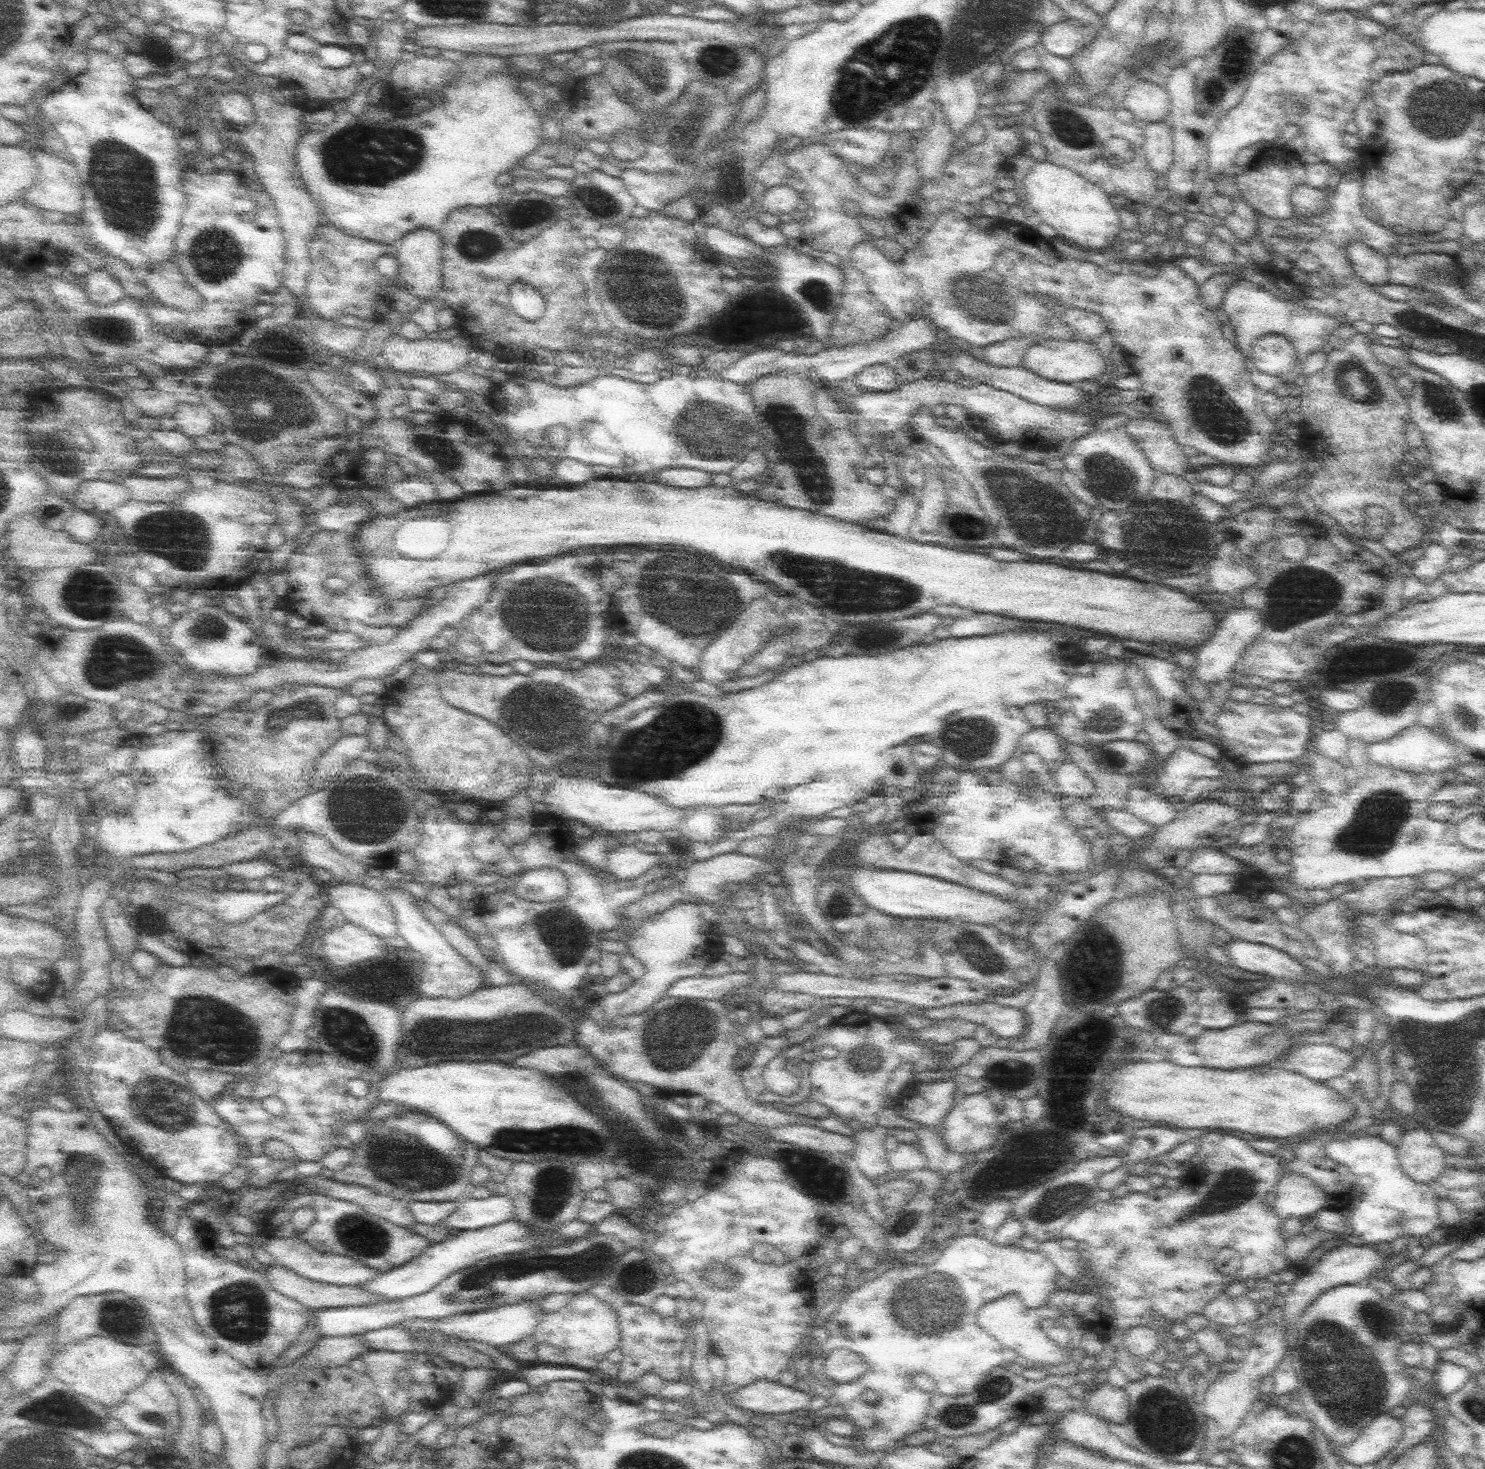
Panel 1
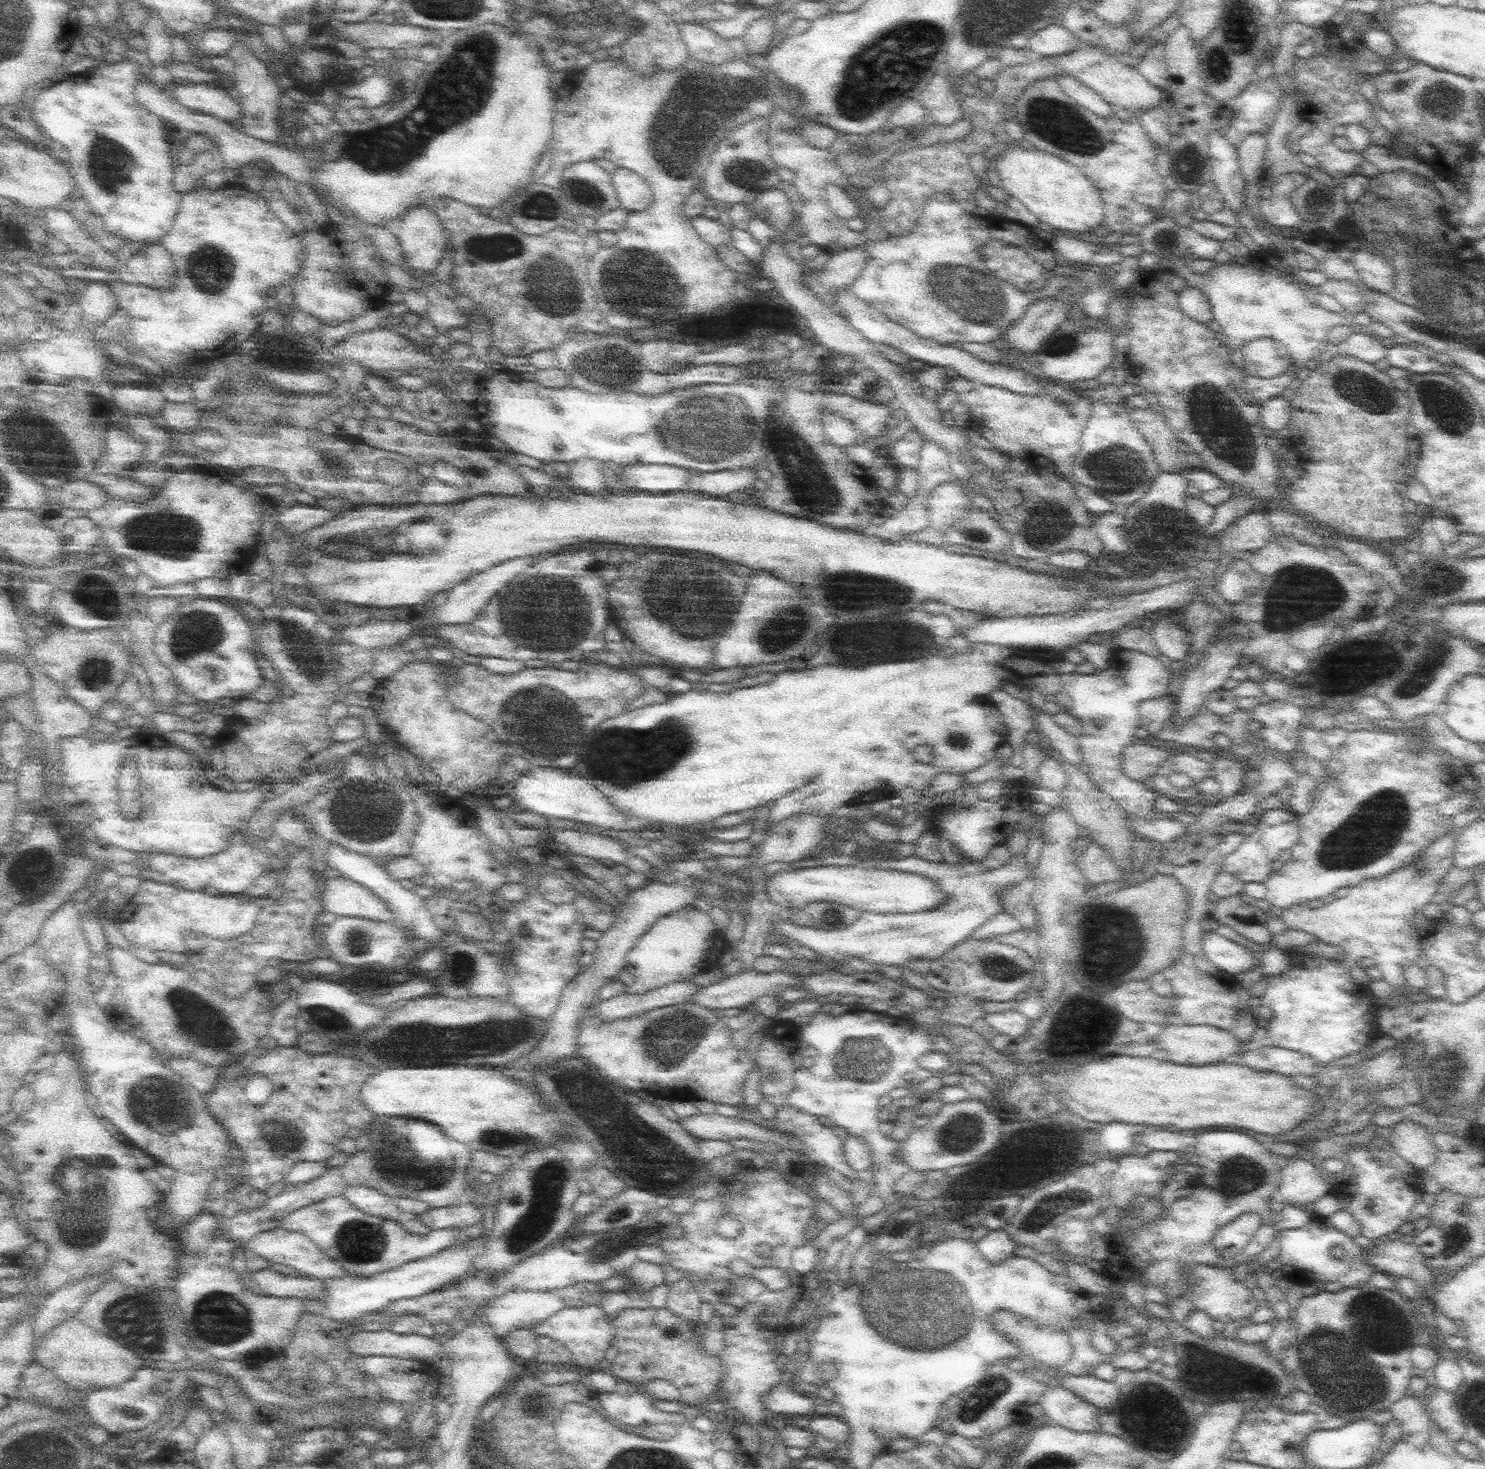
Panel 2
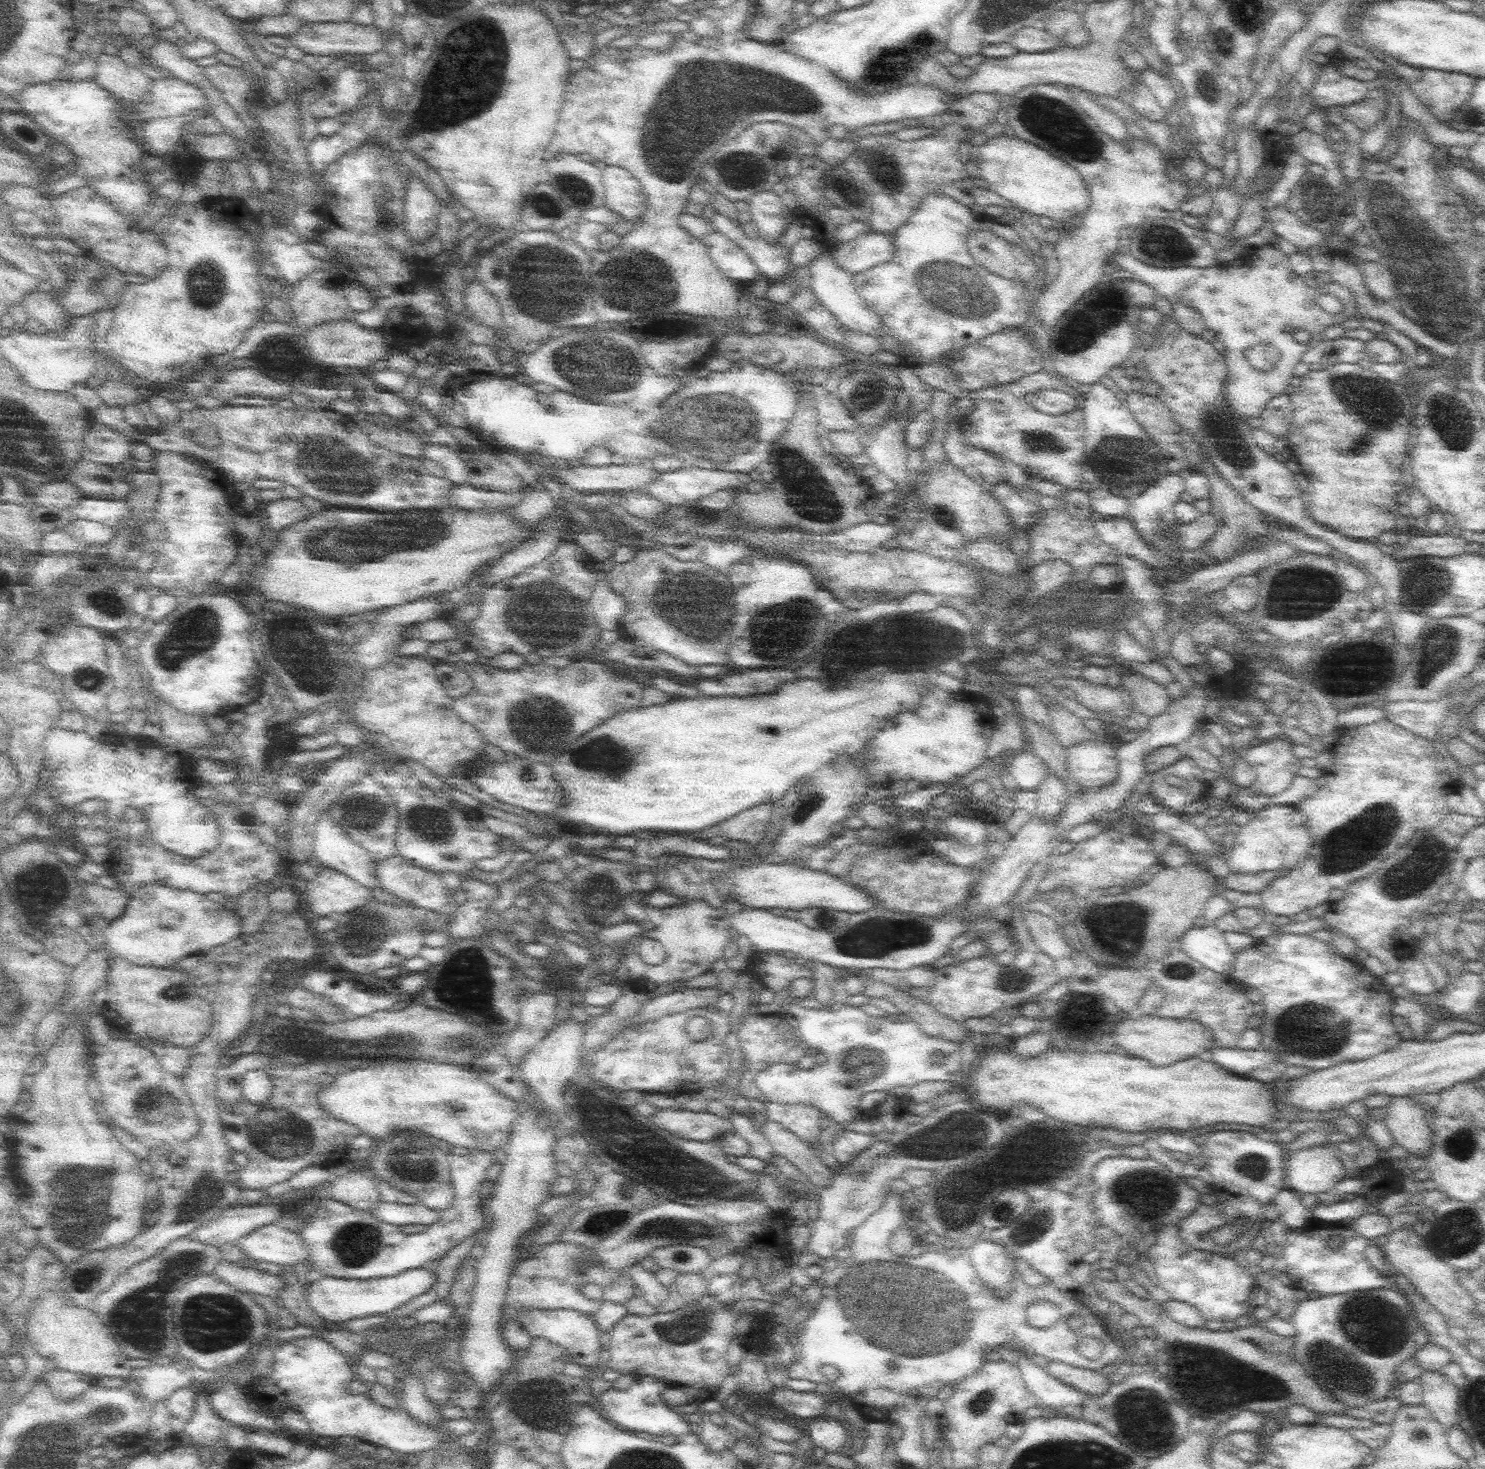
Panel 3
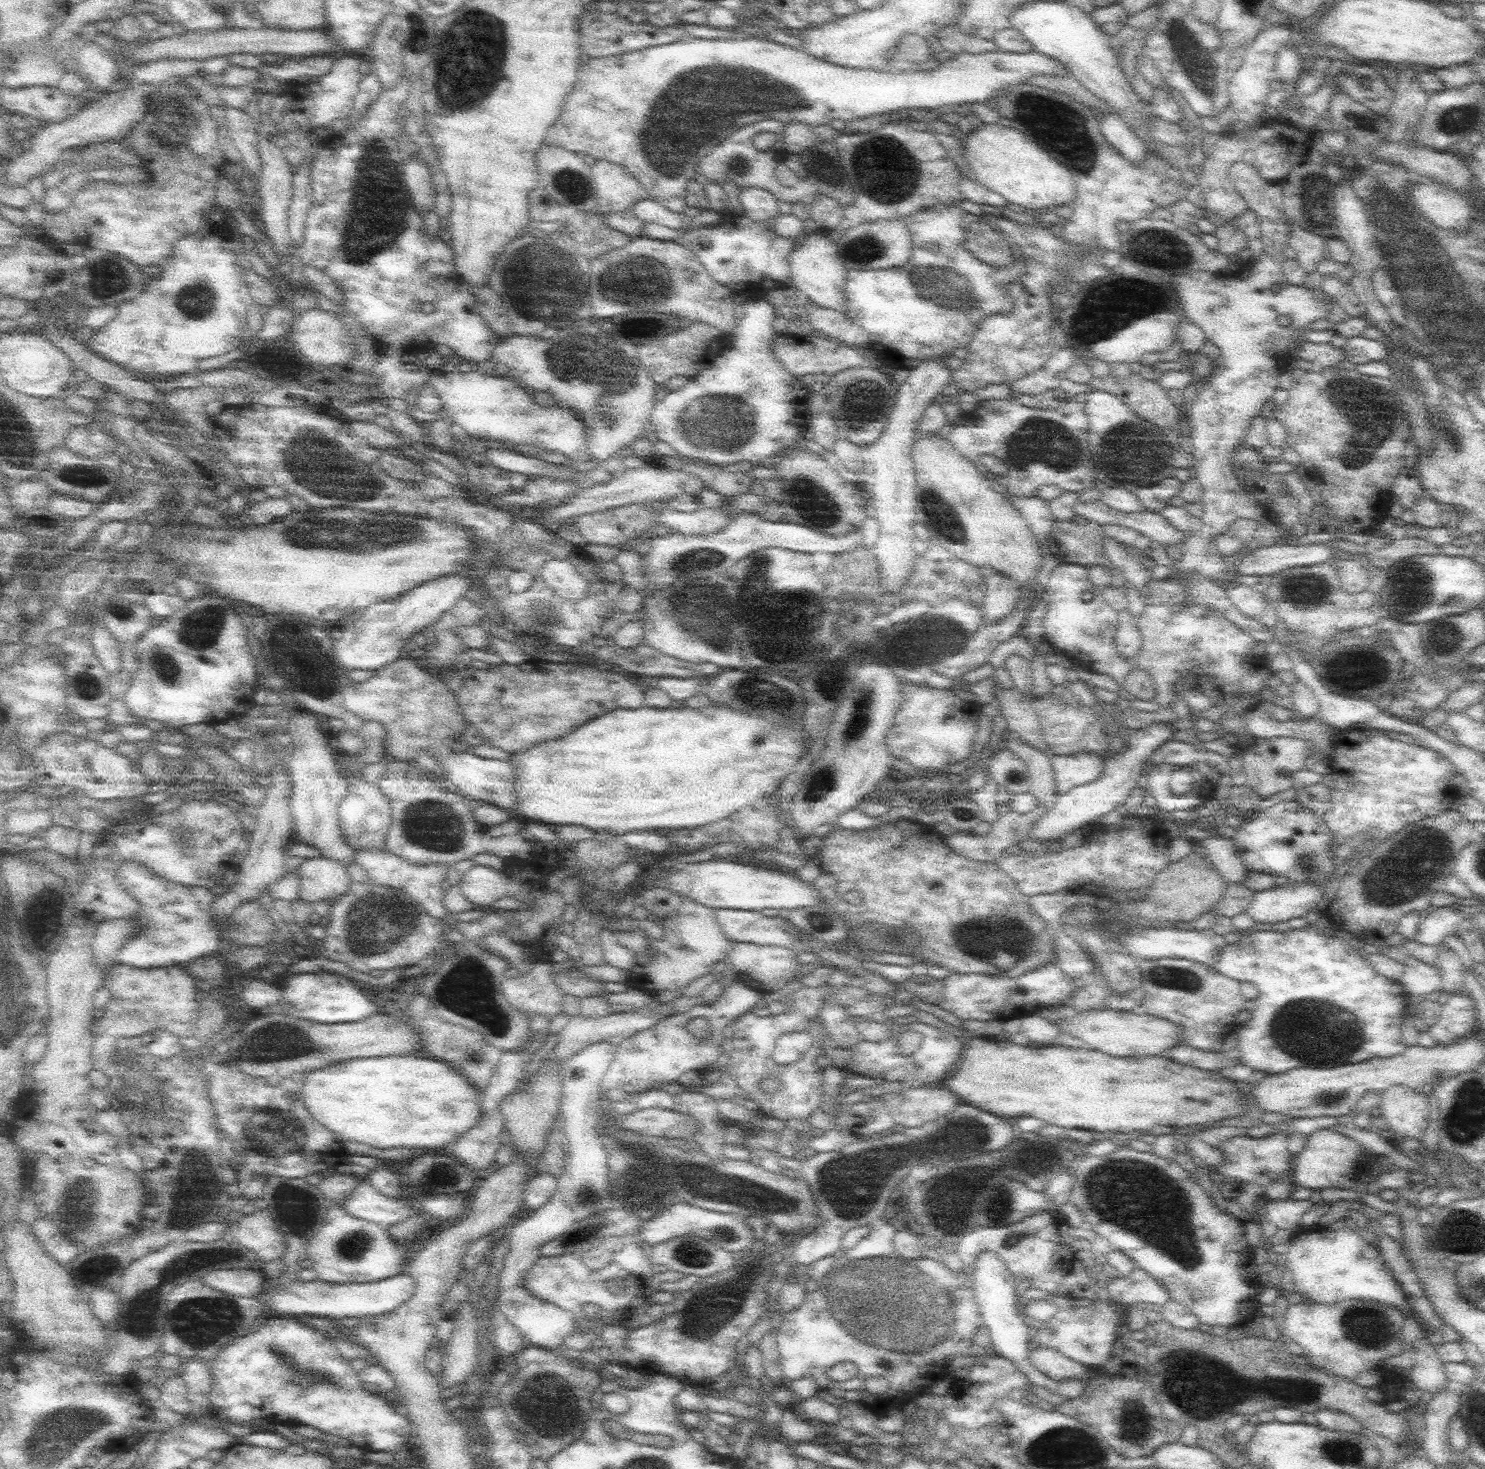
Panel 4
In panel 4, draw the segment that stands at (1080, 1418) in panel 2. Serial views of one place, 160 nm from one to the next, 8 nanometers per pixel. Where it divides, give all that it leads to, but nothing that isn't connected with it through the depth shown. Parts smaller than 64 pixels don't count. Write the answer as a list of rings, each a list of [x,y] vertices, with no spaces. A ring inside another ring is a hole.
[[[981,1252],[973,1270],[972,1284],[975,1288],[975,1297],[978,1301],[978,1312],[985,1322],[986,1328],[991,1336],[991,1344],[994,1352],[1011,1360],[1016,1368],[1020,1369],[1028,1378],[1031,1386],[1042,1386],[1054,1394],[1062,1394],[1064,1398],[1072,1400],[1078,1398],[1085,1389],[1087,1383],[1079,1378],[1069,1378],[1060,1382],[1048,1378],[1042,1371],[1039,1371],[1032,1362],[1031,1349],[1034,1346],[1034,1335],[1027,1324],[1025,1316],[1020,1315],[1017,1308],[1018,1294],[1016,1293],[1019,1281],[1002,1259],[995,1252]]]

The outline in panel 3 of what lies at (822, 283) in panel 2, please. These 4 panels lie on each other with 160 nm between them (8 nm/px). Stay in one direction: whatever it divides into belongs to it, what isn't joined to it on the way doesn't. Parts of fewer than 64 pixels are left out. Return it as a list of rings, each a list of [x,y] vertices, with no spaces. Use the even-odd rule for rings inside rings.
[[[866,232],[831,250],[838,266],[850,274],[858,274],[890,260],[896,254],[891,233]]]

